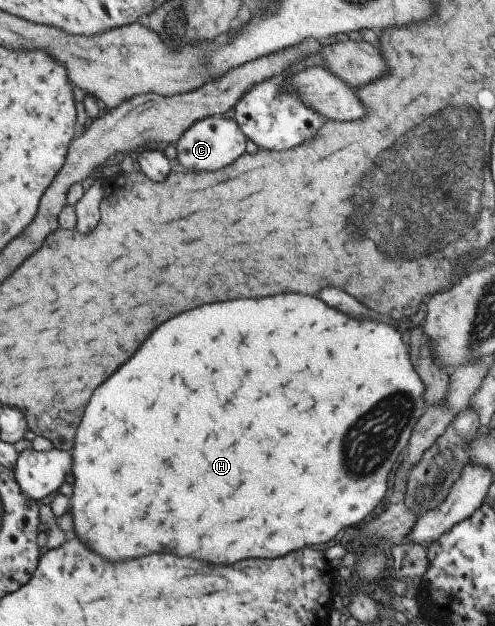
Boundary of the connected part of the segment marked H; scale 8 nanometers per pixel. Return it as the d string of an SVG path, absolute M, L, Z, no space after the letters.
M299 293L213 303L169 319L159 325L139 351L93 393L85 409L85 417L79 424L70 452L74 484L69 507L73 531L69 535L111 561L141 557L151 551L171 551L181 557L191 555L211 563L235 563L247 557L279 557L301 547L329 543L341 529L361 524L383 501L389 473L401 451L409 445L415 423L428 407L423 401L423 381L415 371L415 364L411 363L409 346L403 339L401 333L387 323L367 317L349 317L317 297Z

